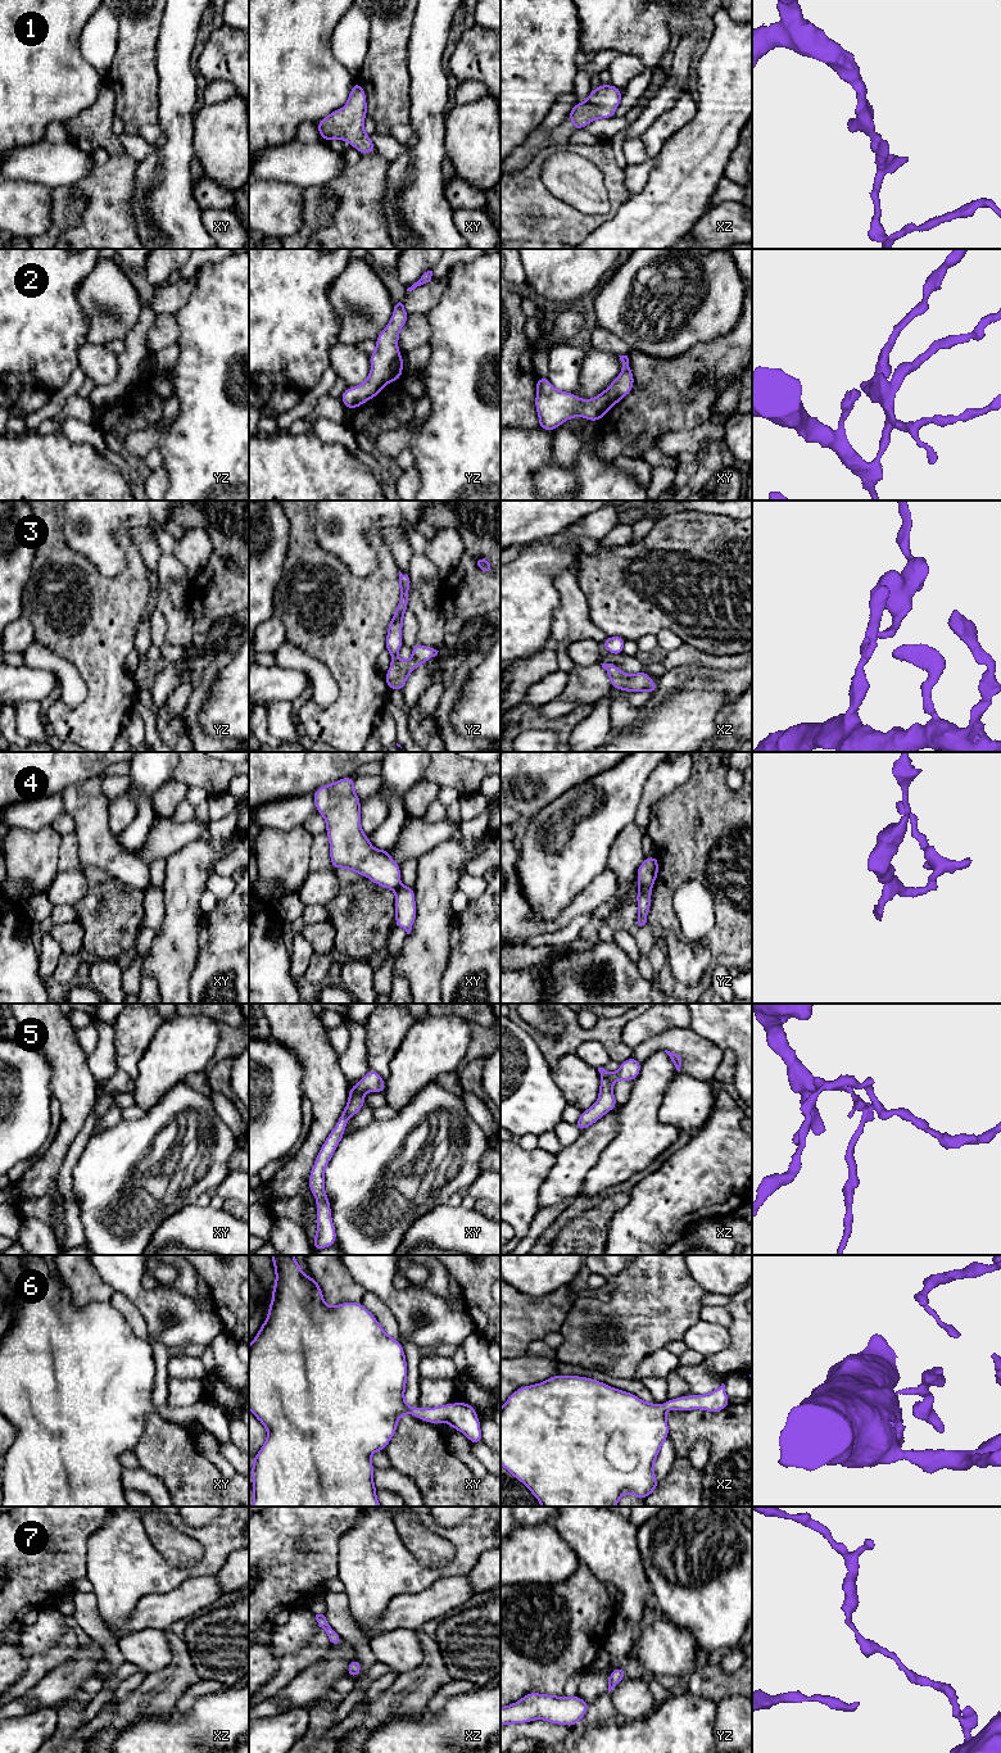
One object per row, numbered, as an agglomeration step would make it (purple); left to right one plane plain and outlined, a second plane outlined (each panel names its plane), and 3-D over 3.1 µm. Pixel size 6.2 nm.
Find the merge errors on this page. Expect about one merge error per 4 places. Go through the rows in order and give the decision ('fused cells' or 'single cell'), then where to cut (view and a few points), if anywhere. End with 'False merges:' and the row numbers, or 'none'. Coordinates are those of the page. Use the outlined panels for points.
1: single cell; cut none
2: single cell; cut none
3: single cell; cut none
4: fused cells; cut yz (652, 884), (639, 888)
5: fused cells; cut xz (602, 1076), (614, 1081)
6: single cell; cut none
7: single cell; cut none
False merges: 4, 5

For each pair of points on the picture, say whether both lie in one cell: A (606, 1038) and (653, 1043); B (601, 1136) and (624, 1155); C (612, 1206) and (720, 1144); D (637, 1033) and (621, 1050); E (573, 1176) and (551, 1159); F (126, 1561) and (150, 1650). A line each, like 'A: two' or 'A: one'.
A: two
B: two
C: two
D: two
E: two
F: two

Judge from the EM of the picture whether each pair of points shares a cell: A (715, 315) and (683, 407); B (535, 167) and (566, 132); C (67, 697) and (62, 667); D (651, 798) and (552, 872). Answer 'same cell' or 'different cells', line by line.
A: different cells
B: different cells
C: same cell
D: different cells

